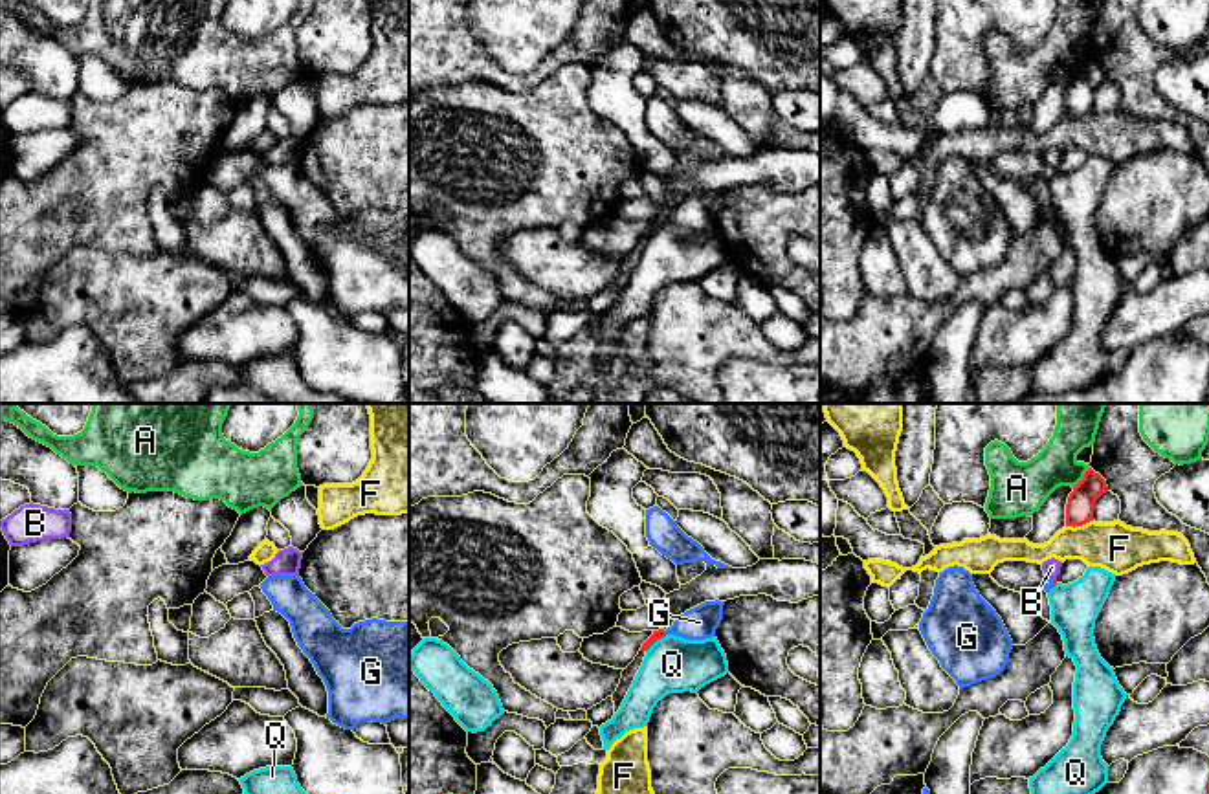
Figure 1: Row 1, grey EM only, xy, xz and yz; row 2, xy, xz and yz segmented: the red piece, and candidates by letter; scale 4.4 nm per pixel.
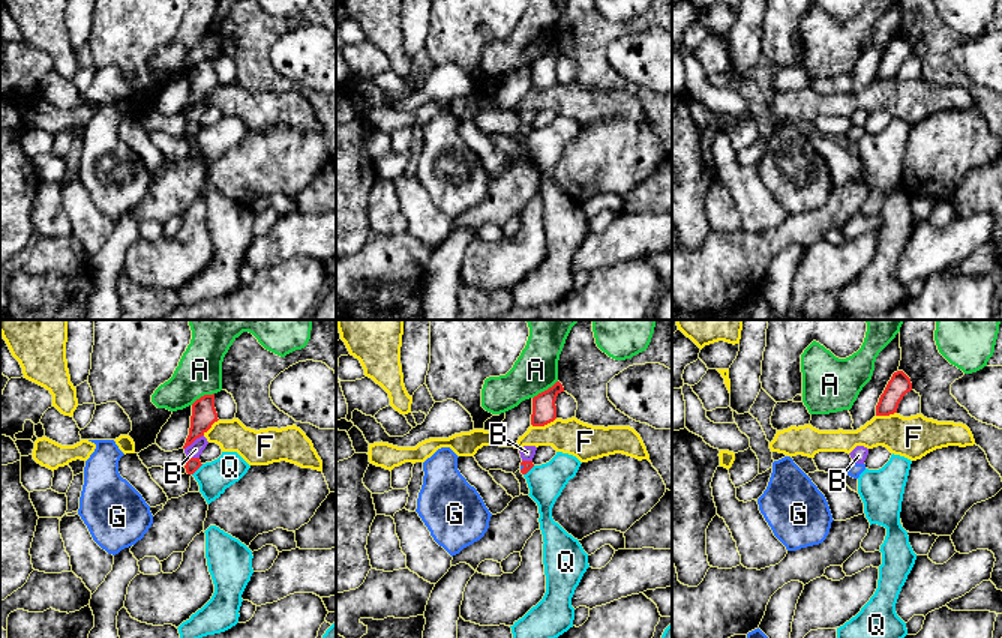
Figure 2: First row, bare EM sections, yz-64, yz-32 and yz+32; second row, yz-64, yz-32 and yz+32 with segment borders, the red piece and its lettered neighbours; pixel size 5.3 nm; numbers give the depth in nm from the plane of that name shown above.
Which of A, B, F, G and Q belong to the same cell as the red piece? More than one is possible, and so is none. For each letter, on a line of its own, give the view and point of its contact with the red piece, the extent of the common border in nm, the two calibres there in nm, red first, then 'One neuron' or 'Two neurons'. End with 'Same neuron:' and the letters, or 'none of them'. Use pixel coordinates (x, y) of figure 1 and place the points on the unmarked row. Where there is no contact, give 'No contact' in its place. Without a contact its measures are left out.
A: Touches red at yz (1083, 68). Shared border 120 nm. Thickness 130 nm (red) against 200 nm. Two neurons
B: Touches red at yz (1052, 167). Shared border 30 nm. Thickness 20 nm (red) against 80 nm. Two neurons
F: Touches red at yz (1079, 114). Shared border 120 nm. Thickness 130 nm (red) against 220 nm. Two neurons
G: Touches red at yz (1053, 171). Shared border 40 nm. Thickness 20 nm (red) against 50 nm. One neuron
Q: Touches red at xz (655, 230). Shared border 130 nm. Thickness 50 nm (red) against 240 nm. Two neurons
Same neuron: G

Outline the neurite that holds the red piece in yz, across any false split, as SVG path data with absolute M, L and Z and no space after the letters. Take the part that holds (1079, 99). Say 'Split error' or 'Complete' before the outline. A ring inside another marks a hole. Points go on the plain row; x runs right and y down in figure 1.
Complete. M1090 57L1068 86L1066 116L1075 117L1093 110L1093 94L1104 81L1108 81L1106 70Z

